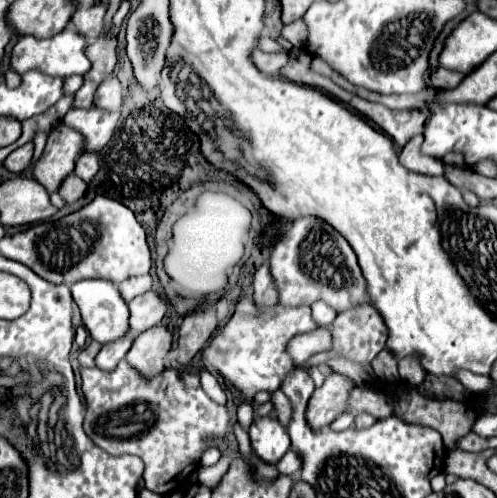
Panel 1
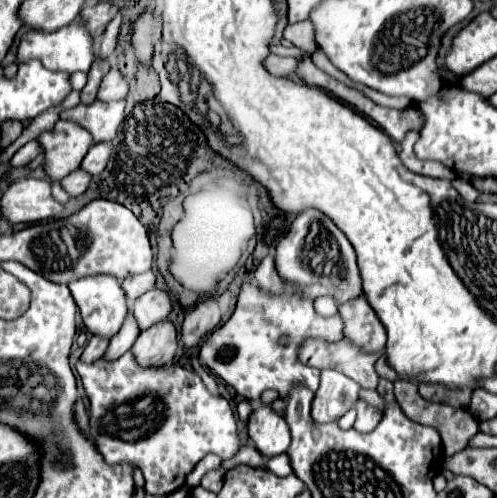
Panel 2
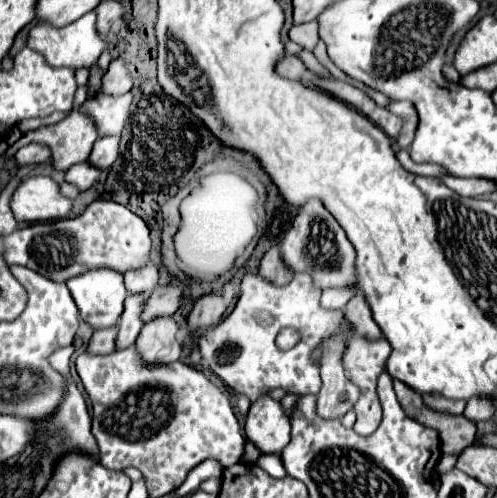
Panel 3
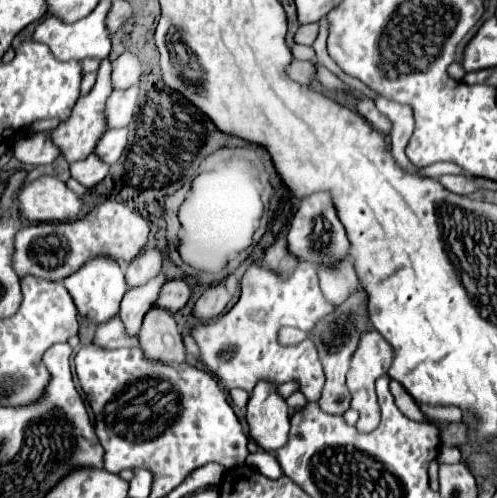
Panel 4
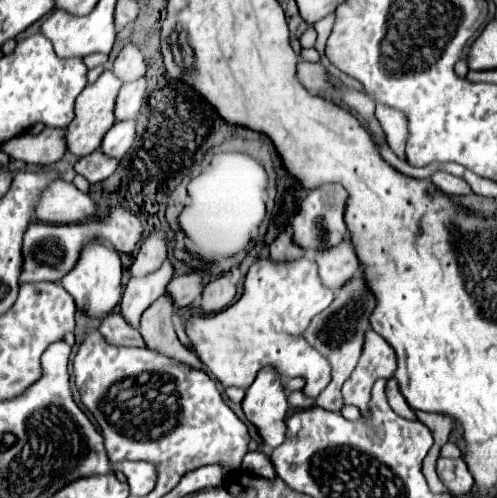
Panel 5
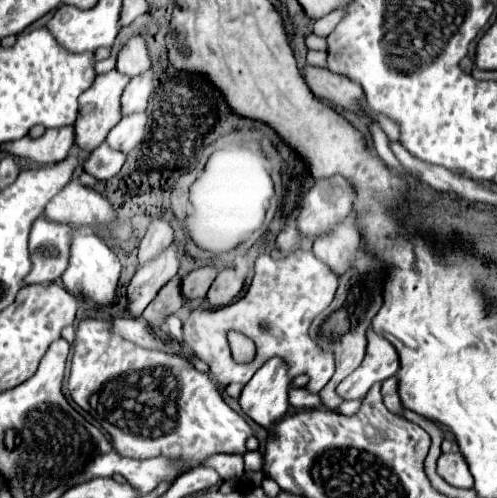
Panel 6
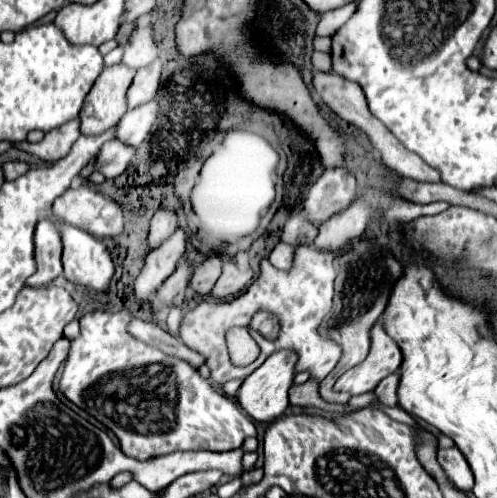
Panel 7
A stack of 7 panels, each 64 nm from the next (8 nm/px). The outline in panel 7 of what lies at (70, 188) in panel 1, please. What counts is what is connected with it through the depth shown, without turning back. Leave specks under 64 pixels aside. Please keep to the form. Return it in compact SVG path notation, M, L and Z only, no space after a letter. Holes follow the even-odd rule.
M110 140L104 144L104 148L100 148L100 156L96 156L94 170L104 174L106 178L116 178L128 168L134 154L136 154L136 148L126 146L118 140Z

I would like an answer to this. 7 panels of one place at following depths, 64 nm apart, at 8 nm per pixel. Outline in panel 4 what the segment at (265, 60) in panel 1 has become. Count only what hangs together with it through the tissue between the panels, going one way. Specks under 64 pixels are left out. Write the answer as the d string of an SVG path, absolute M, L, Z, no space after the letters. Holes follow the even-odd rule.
M292 60L292 64L286 68L288 76L292 80L296 80L298 84L310 84L310 74L314 74L314 64L312 62L304 62L304 60Z

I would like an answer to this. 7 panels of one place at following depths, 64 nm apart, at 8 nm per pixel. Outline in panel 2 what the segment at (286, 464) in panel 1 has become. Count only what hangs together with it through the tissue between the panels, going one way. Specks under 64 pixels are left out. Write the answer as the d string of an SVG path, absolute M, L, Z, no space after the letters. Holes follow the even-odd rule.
M280 454L280 456L270 458L270 460L266 462L266 466L268 466L268 470L270 470L272 474L276 474L276 476L288 476L288 474L292 474L292 466L288 464L288 456L286 456L286 454Z

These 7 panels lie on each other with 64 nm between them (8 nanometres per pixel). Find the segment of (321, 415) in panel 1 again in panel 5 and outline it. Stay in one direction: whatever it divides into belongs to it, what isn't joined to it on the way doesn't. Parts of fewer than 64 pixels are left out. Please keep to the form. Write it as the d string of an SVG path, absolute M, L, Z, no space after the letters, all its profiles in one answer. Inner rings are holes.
M358 276L354 280L350 280L346 286L340 288L340 292L336 294L334 302L316 316L316 320L312 320L312 324L308 326L308 330L304 332L304 338L322 354L326 356L326 360L330 362L332 368L332 380L330 384L320 392L320 396L316 398L316 406L330 410L330 412L340 412L344 406L344 398L342 398L342 384L348 380L348 376L352 374L352 370L356 368L356 362L360 358L362 352L362 344L364 344L364 332L368 330L370 322L370 312L374 308L374 294L368 290L364 276Z

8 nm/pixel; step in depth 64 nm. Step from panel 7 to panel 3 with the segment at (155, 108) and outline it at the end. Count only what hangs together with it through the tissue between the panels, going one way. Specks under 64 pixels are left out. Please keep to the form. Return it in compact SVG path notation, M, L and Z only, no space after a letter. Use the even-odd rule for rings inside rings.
M104 136L104 138L98 138L96 144L94 144L94 148L92 148L92 152L90 152L88 162L94 168L106 170L118 158L118 148L120 148L120 136Z

